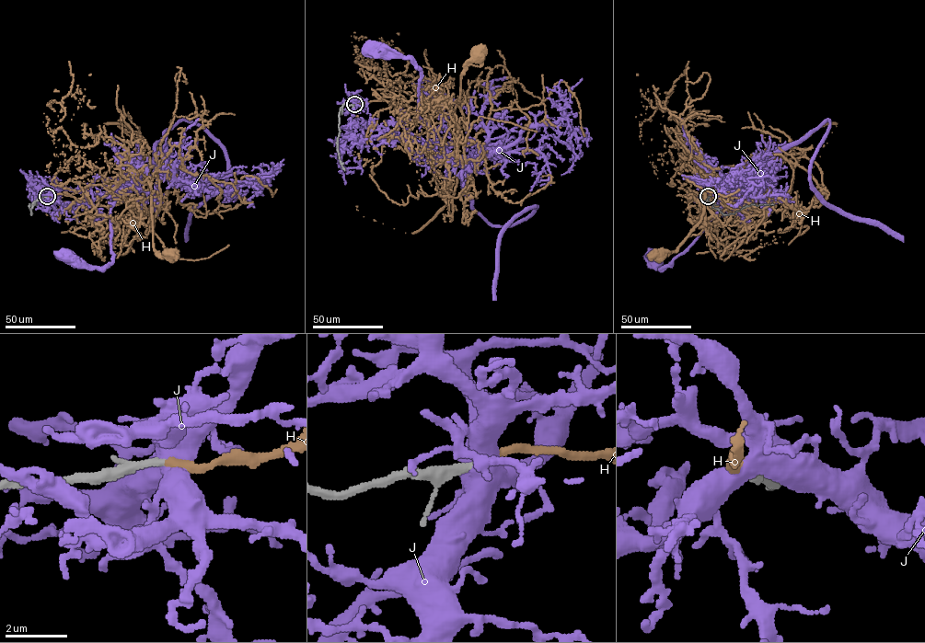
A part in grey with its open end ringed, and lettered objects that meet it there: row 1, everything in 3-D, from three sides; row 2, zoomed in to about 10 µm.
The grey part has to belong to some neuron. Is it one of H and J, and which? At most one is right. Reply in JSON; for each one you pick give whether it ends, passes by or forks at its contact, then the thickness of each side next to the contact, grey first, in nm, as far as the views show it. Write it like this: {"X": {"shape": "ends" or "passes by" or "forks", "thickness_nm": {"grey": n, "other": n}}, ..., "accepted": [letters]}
{"H": {"shape": "ends", "thickness_nm": {"grey": 240, "other": 240}}, "accepted": ["H"]}

